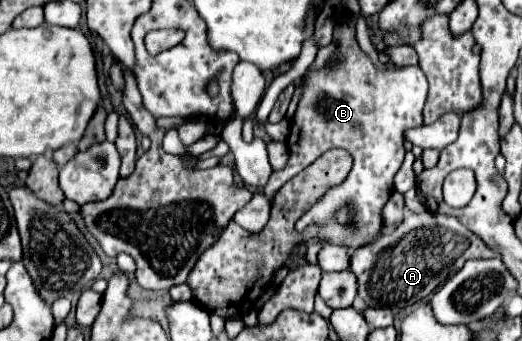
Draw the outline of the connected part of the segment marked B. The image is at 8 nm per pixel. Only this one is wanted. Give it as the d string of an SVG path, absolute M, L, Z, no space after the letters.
M347 16L337 24L335 28L335 40L339 44L337 52L333 58L343 58L343 62L335 70L323 68L321 72L313 72L307 76L307 86L303 92L303 98L299 102L299 108L291 120L291 134L287 140L289 146L289 164L281 172L273 172L267 186L263 188L267 198L273 198L275 192L295 176L295 172L305 170L309 164L313 164L323 152L331 148L345 148L353 156L353 168L347 176L347 180L331 192L327 192L307 214L297 220L295 228L303 230L309 224L317 222L321 224L321 232L317 240L327 240L329 244L341 244L347 246L349 250L355 250L367 242L373 240L373 236L379 234L381 230L381 208L391 196L393 190L393 176L403 164L403 130L411 126L423 126L423 104L427 96L427 78L423 76L419 66L407 66L401 70L379 70L373 66L369 56L359 48L355 40L355 28L353 28L353 18Z

